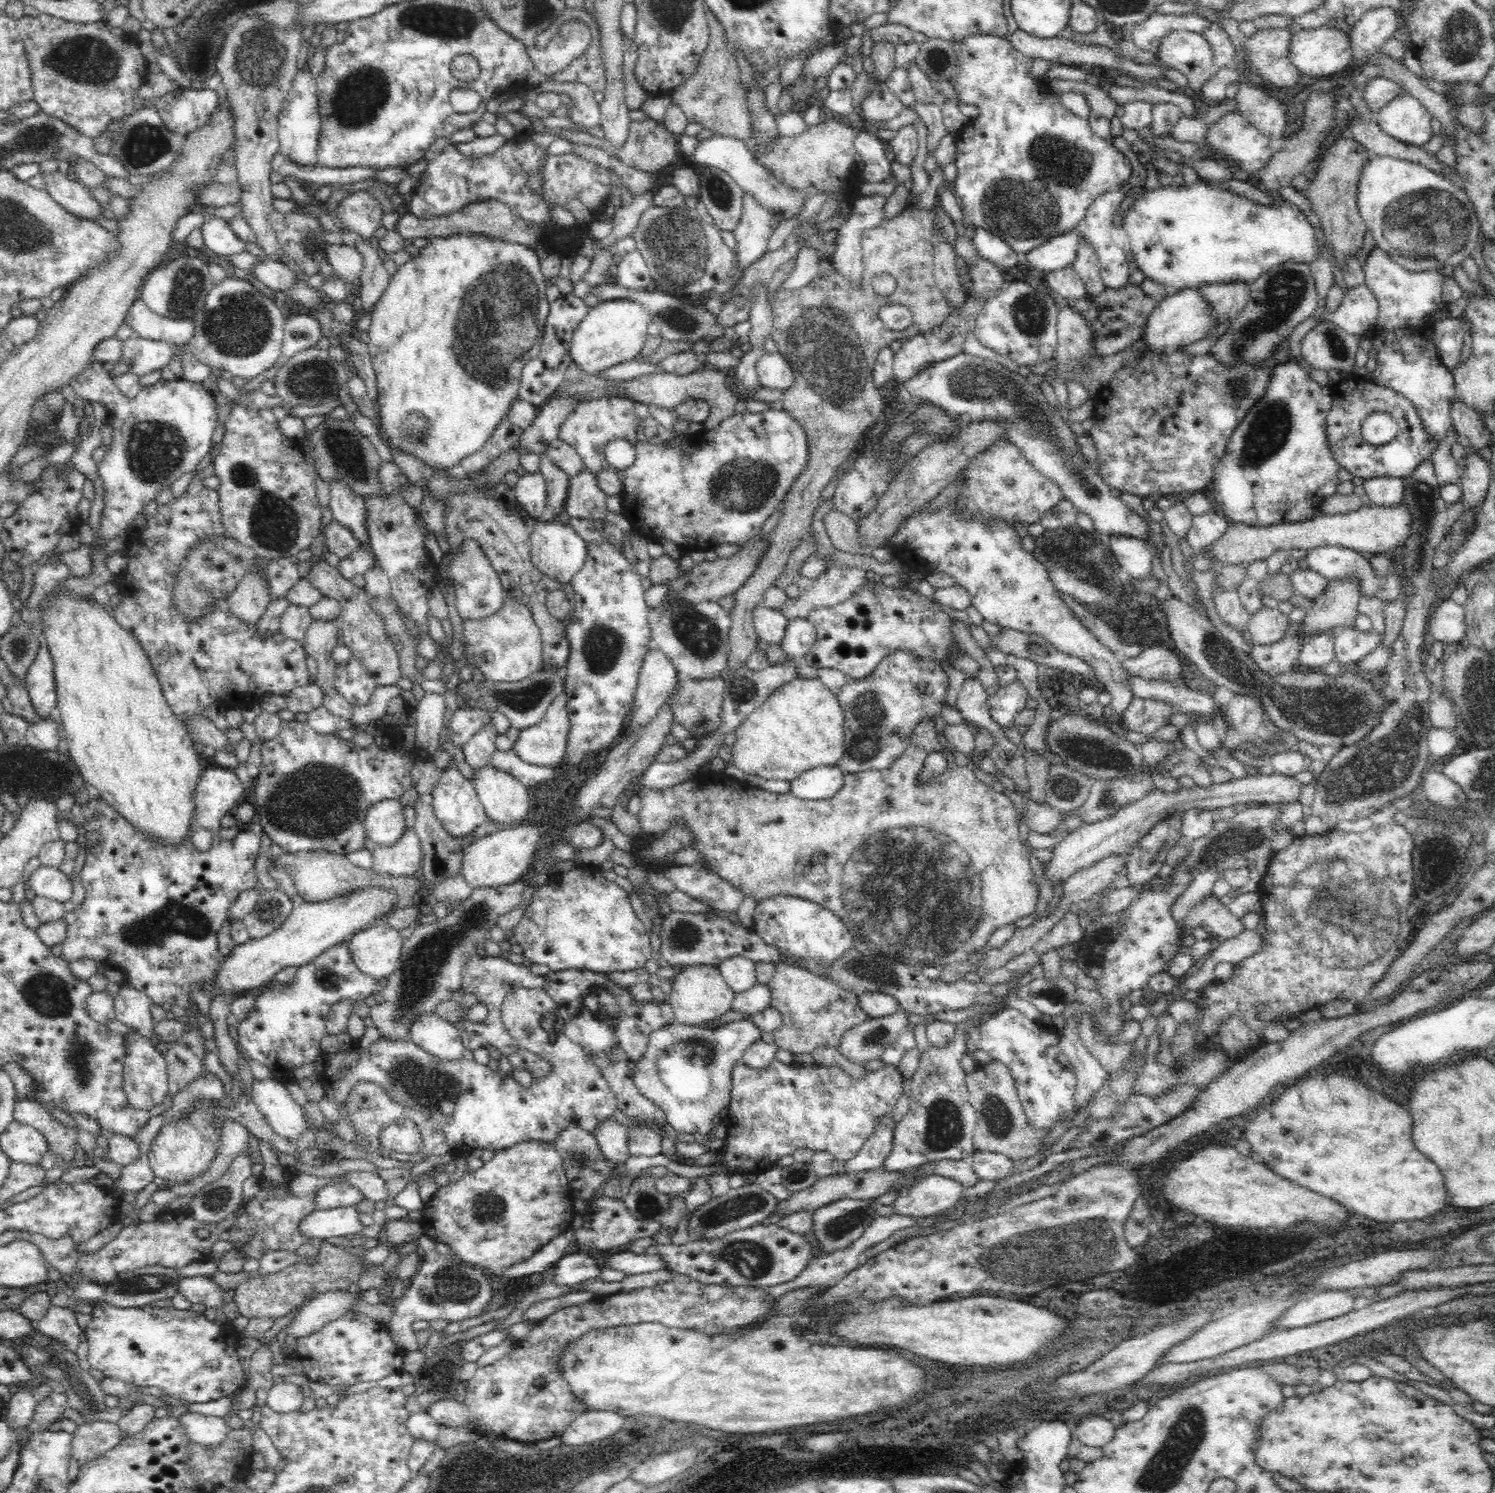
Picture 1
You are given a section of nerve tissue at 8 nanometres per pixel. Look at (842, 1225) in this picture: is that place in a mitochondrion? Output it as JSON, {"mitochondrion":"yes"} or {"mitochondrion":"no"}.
{"mitochondrion":"yes"}

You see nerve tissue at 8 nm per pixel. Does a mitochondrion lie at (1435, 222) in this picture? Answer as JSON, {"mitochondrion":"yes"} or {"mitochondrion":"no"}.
{"mitochondrion":"yes"}

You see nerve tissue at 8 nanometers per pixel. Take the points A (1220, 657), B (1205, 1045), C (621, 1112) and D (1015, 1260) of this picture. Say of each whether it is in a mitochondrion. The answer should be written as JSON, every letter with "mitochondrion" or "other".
{"A":"mitochondrion","B":"other","C":"other","D":"mitochondrion"}

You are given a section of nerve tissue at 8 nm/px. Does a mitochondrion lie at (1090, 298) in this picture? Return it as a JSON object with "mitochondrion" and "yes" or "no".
{"mitochondrion":"no"}

